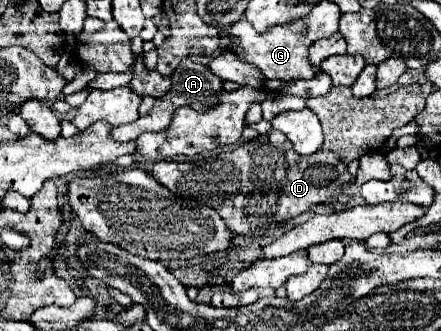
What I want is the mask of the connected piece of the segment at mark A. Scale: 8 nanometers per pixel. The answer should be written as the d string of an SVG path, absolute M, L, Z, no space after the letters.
M184 58L178 64L178 68L174 70L174 74L170 78L172 78L170 90L162 98L156 100L156 104L154 104L154 108L150 110L148 116L138 118L136 122L130 122L126 126L112 128L112 138L114 140L128 142L128 140L136 140L144 132L160 132L160 130L166 130L166 126L170 126L172 116L174 116L174 110L178 110L178 106L194 106L194 110L210 110L210 106L214 106L214 102L218 102L218 94L224 92L222 90L222 80L206 64L196 62L196 60L190 60L190 58Z

